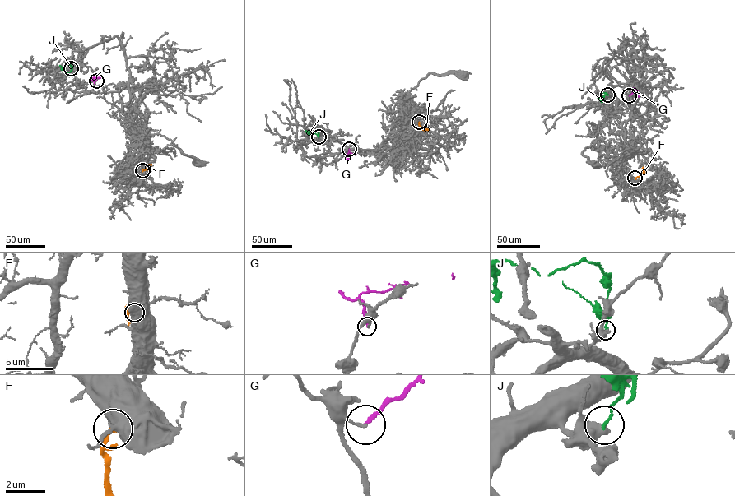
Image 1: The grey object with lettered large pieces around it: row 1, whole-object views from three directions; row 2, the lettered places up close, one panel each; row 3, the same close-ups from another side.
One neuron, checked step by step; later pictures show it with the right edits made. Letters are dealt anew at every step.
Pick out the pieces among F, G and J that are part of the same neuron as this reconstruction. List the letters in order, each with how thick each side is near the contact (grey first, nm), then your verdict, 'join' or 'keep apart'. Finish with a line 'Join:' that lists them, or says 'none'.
F: calibres 700 and 260 nm; keep apart
G: calibres 130 and 160 nm; keep apart
J: calibres 600 and 120 nm; keep apart
Join: none

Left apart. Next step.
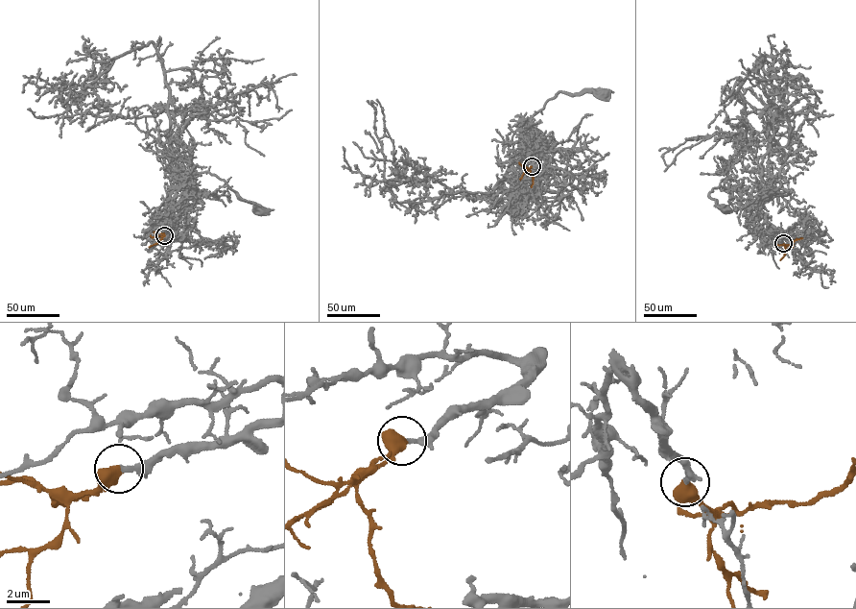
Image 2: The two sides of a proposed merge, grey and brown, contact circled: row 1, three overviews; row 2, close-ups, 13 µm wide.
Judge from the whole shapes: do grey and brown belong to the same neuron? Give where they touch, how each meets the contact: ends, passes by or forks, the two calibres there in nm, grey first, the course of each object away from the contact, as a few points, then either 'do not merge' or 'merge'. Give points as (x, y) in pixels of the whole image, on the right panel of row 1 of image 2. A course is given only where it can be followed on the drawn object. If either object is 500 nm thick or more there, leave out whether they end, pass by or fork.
at (783, 243); 240 nm thick on the grey side, 600 nm on the other; grey runs (783, 243), (766, 223), (750, 197), (741, 189), (721, 185), (709, 193), (725, 210); brown runs (783, 243), (790, 244), (802, 238); merge

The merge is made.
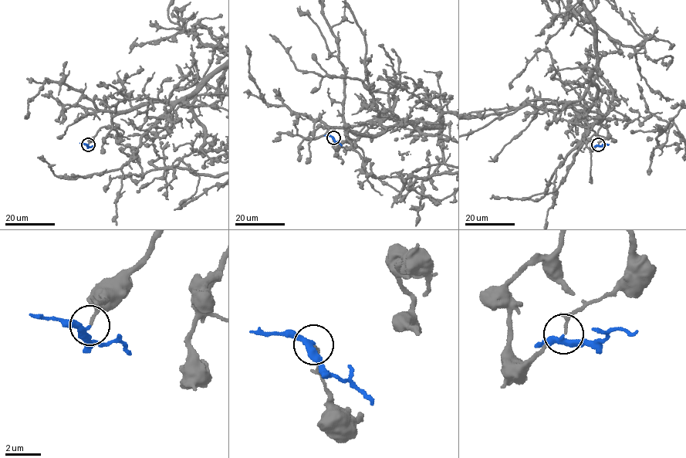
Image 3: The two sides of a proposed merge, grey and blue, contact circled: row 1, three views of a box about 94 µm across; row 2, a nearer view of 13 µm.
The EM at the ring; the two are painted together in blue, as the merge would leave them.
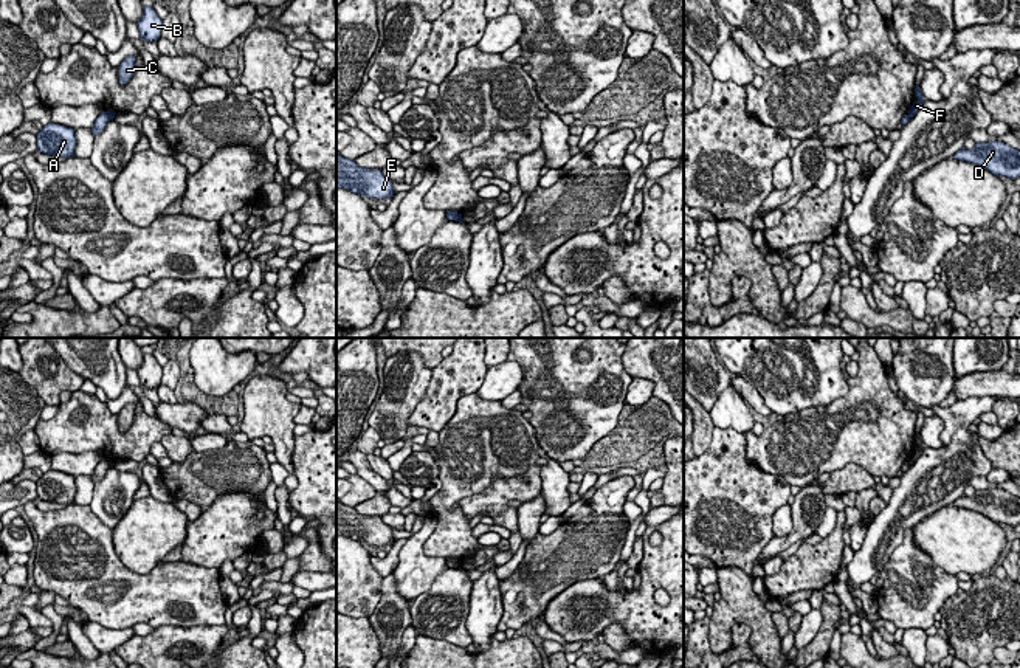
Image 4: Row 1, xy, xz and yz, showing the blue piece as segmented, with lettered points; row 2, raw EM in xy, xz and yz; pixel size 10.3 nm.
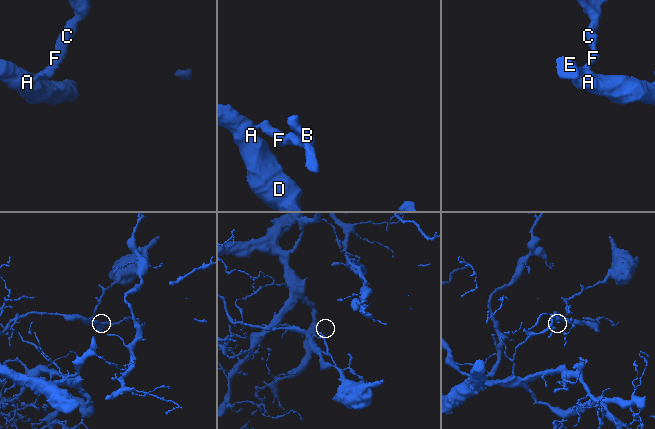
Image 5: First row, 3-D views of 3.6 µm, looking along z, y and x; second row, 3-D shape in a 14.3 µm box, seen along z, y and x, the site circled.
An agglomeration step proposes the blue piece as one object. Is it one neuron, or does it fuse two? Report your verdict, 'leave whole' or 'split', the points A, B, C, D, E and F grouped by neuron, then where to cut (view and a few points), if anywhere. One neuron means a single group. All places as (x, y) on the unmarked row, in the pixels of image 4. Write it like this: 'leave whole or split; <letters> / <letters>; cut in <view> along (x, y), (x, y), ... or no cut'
split; A D E / B C F; cut in xy along (106, 459), (112, 465)

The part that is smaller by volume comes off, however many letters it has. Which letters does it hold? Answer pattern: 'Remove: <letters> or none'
Remove: B, C, F

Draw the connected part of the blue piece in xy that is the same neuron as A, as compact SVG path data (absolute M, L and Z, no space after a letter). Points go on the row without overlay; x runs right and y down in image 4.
M48 470L43 473L37 485L37 498L47 502L57 502L57 504L74 504L76 496L76 482L74 476Z

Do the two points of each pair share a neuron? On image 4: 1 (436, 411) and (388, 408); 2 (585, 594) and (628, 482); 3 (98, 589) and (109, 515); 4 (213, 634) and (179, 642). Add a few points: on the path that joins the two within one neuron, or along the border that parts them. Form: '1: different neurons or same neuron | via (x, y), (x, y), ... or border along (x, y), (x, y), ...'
1: different neurons | border along (431, 377), (423, 397), (406, 425)
2: different neurons | border along (599, 577), (574, 581), (557, 594)
3: different neurons | border along (89, 506), (112, 529)
4: same neuron | via (205, 640), (186, 642)

